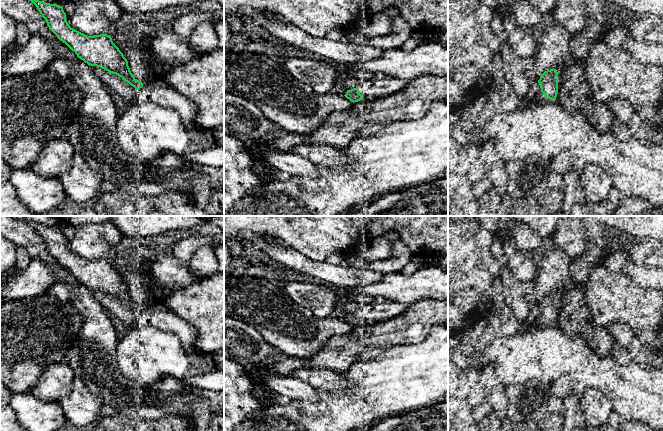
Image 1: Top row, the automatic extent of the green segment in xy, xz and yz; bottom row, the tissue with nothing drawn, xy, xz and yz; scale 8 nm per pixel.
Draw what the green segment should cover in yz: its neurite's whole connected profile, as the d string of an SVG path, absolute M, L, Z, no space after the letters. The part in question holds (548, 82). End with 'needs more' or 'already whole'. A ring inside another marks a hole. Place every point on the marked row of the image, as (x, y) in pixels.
M556 69L545 71L538 83L542 92L539 100L556 100L558 94L558 72Z; needs more

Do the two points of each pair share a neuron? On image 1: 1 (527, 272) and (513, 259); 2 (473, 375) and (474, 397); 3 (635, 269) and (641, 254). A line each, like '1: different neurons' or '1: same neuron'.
1: same neuron
2: same neuron
3: different neurons

